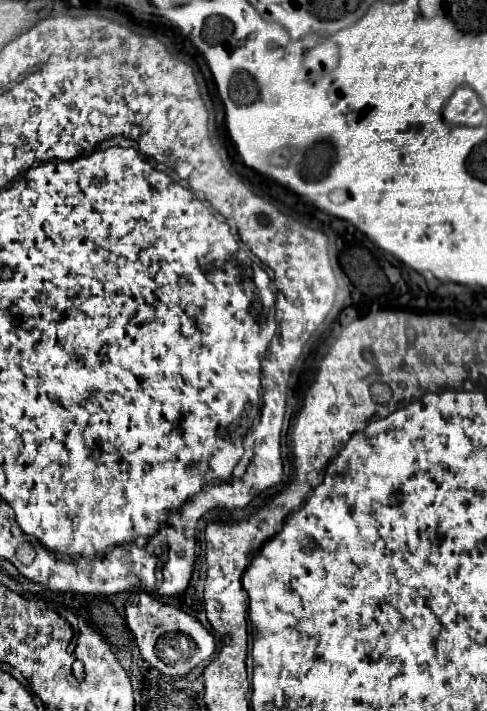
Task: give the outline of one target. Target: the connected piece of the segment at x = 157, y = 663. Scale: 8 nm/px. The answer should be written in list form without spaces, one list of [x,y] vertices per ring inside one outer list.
[[[136,592],[126,602],[126,624],[142,652],[142,658],[166,676],[186,676],[198,664],[210,660],[216,652],[214,636],[186,612],[162,604],[146,592]]]

